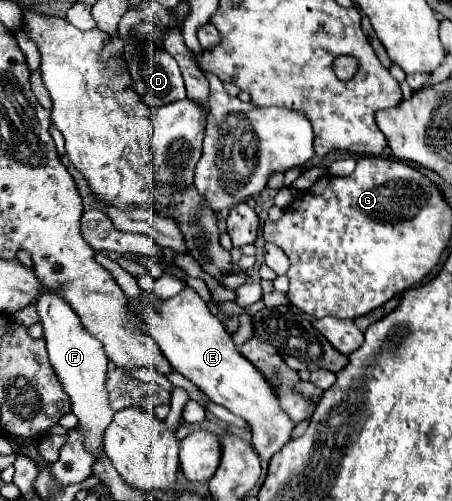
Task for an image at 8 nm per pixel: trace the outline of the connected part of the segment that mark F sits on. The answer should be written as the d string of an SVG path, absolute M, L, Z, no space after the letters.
M42 292L34 306L44 328L50 364L56 370L64 392L70 396L72 412L78 416L78 424L86 434L86 448L94 456L98 456L102 448L102 434L106 426L112 422L114 414L114 410L108 406L108 392L104 388L108 356L102 344L98 344L98 340L94 340L94 336L90 336L86 328L82 328L82 322L78 320L78 314L70 308L70 304L66 304L66 300L62 300L56 292Z

